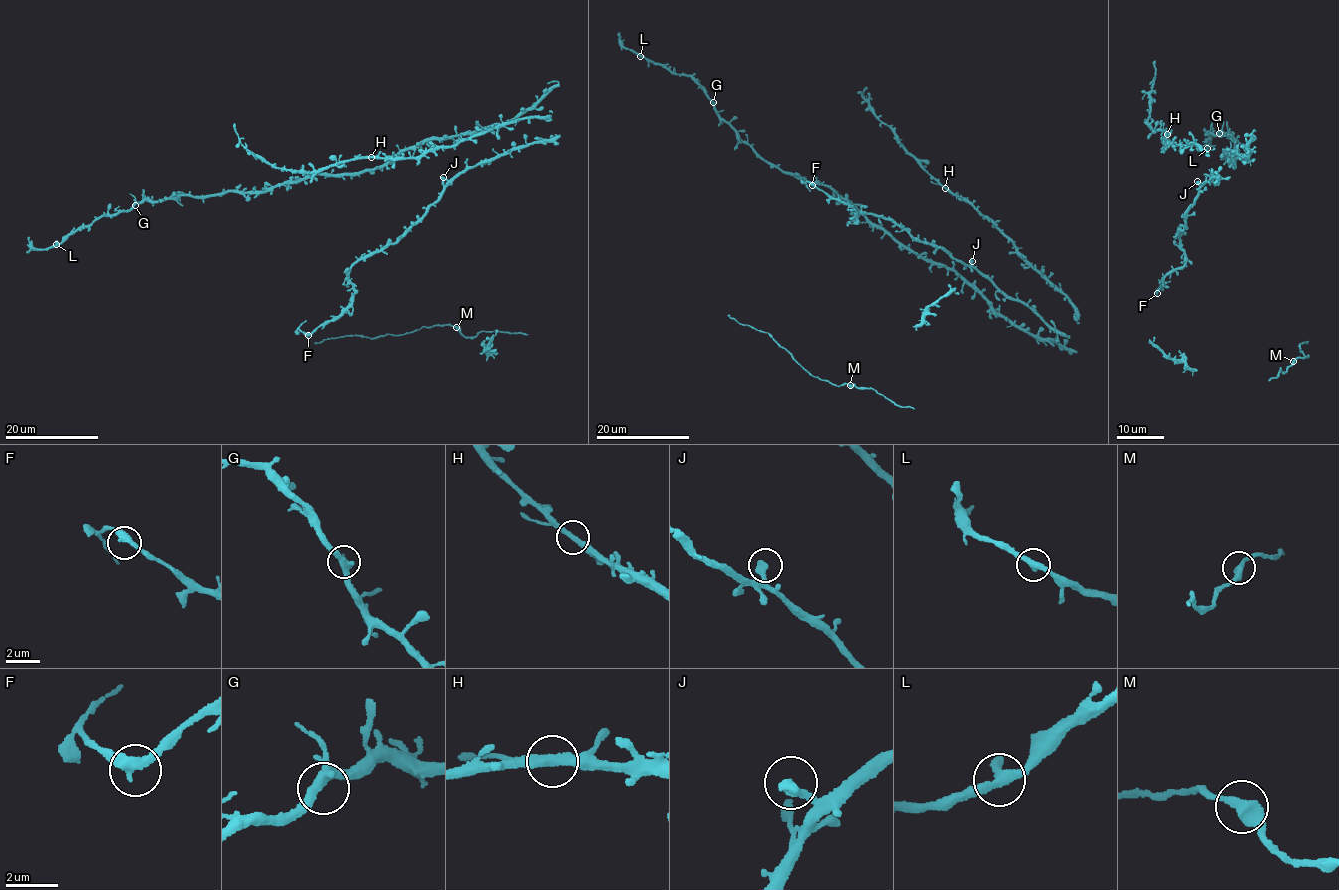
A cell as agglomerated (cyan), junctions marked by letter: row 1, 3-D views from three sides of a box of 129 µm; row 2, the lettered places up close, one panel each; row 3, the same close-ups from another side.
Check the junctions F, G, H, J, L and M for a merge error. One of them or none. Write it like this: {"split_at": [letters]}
{"split_at": []}

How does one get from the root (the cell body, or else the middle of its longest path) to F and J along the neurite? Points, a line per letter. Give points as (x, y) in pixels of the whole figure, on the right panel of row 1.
F: (1217, 173), (1204, 181), (1177, 235), (1184, 264), (1164, 276), (1157, 293)
J: (1217, 173), (1199, 186), (1197, 181)

